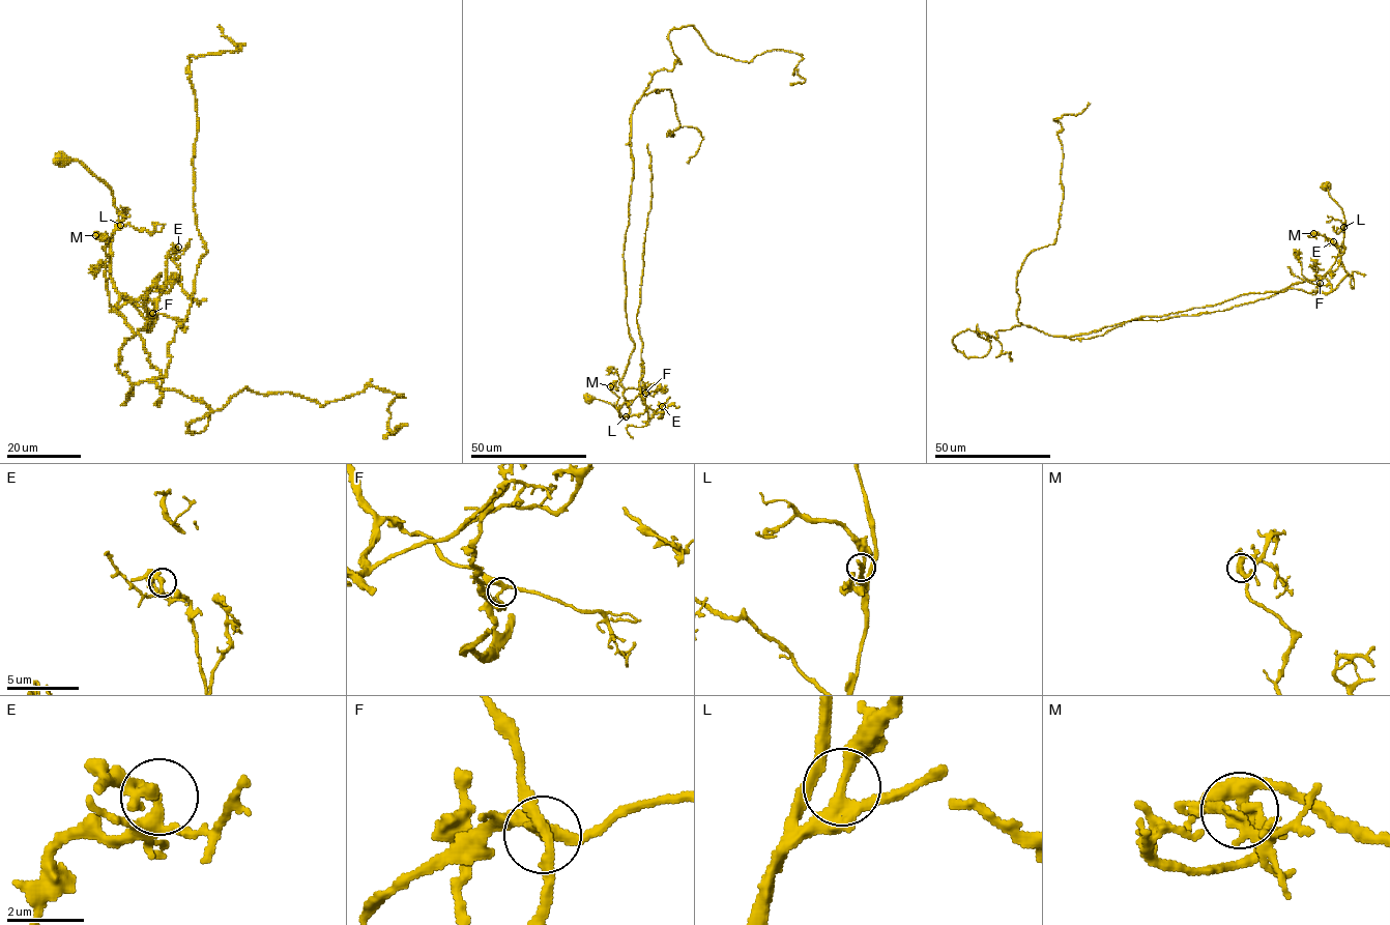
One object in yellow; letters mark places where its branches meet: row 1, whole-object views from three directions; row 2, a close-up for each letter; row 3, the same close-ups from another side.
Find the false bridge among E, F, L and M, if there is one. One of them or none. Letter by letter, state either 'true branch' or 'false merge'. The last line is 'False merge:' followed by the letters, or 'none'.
E: true branch
F: false merge
L: true branch
M: true branch
False merge: F

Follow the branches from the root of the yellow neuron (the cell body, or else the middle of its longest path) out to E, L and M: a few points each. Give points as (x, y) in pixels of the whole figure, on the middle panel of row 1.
E: (588, 400), (610, 403), (625, 418), (620, 416), (618, 409), (638, 395), (645, 405), (649, 420), (662, 406)
L: (588, 400), (610, 403), (625, 418), (626, 416)
M: (588, 400), (610, 403), (625, 418), (616, 408), (618, 397), (610, 386)

